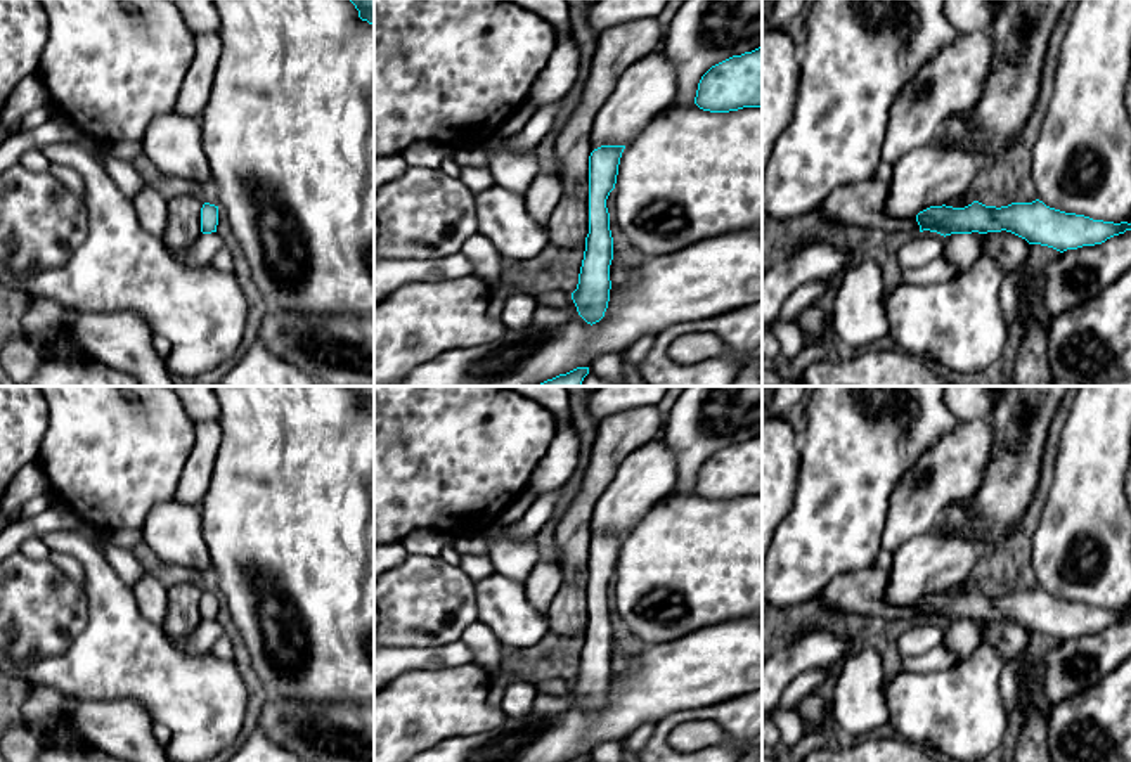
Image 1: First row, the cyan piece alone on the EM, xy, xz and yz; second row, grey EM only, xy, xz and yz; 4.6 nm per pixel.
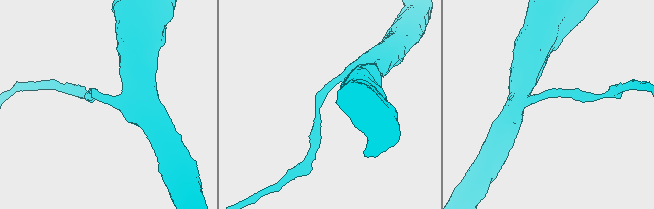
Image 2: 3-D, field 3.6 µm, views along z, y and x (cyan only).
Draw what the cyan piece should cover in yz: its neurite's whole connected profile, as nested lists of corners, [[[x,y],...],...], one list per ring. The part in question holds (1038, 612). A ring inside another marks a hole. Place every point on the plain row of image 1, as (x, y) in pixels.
[[[1036,587],[1008,594],[986,594],[979,589],[965,596],[930,594],[916,603],[920,620],[940,623],[1011,620],[1029,632],[1041,632],[1060,641],[1083,634],[1102,632],[1107,627],[1131,618],[1131,611],[1093,608],[1084,603],[1065,601]]]

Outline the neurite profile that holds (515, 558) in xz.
[[[494,523],[483,535],[490,540],[488,558],[495,573],[525,584],[542,558],[535,537],[509,537],[502,523]]]

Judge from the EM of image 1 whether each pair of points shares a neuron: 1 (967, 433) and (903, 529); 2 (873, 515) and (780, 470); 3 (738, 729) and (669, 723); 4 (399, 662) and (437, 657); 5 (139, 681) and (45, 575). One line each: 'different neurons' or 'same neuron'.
1: same neuron
2: different neurons
3: same neuron
4: same neuron
5: different neurons

